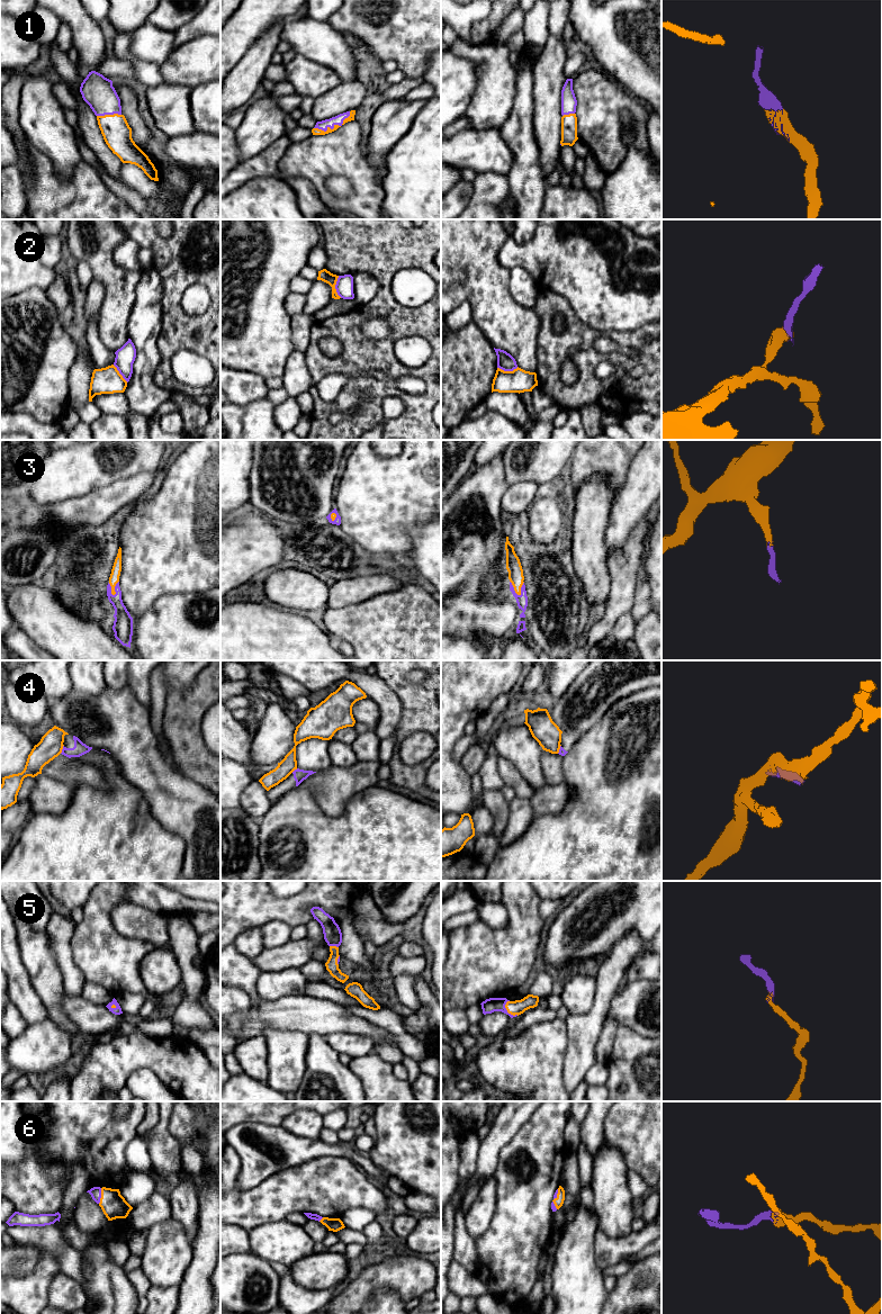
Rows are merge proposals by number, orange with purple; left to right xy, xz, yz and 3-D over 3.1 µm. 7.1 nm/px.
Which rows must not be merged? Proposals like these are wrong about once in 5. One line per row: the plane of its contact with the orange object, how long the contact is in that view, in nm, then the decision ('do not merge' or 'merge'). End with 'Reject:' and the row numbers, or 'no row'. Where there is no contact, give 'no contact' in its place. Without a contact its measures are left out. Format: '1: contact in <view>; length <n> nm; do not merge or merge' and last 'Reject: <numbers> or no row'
1: contact in xz; length 300 nm; merge
2: contact in xz; length 160 nm; do not merge
3: contact in yz; length 130 nm; merge
4: contact in xy; length 70 nm; do not merge
5: contact in yz; length 130 nm; merge
6: contact in xy; length 110 nm; merge
Reject: 2, 4

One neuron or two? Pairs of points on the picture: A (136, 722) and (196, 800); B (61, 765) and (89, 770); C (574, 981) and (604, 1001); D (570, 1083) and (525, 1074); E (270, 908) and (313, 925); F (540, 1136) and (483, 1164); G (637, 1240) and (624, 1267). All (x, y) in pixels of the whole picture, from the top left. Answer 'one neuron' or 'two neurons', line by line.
A: one neuron
B: one neuron
C: two neurons
D: two neurons
E: two neurons
F: two neurons
G: two neurons

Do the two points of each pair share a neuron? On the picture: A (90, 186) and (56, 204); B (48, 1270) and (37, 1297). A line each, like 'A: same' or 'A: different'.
A: same
B: same

